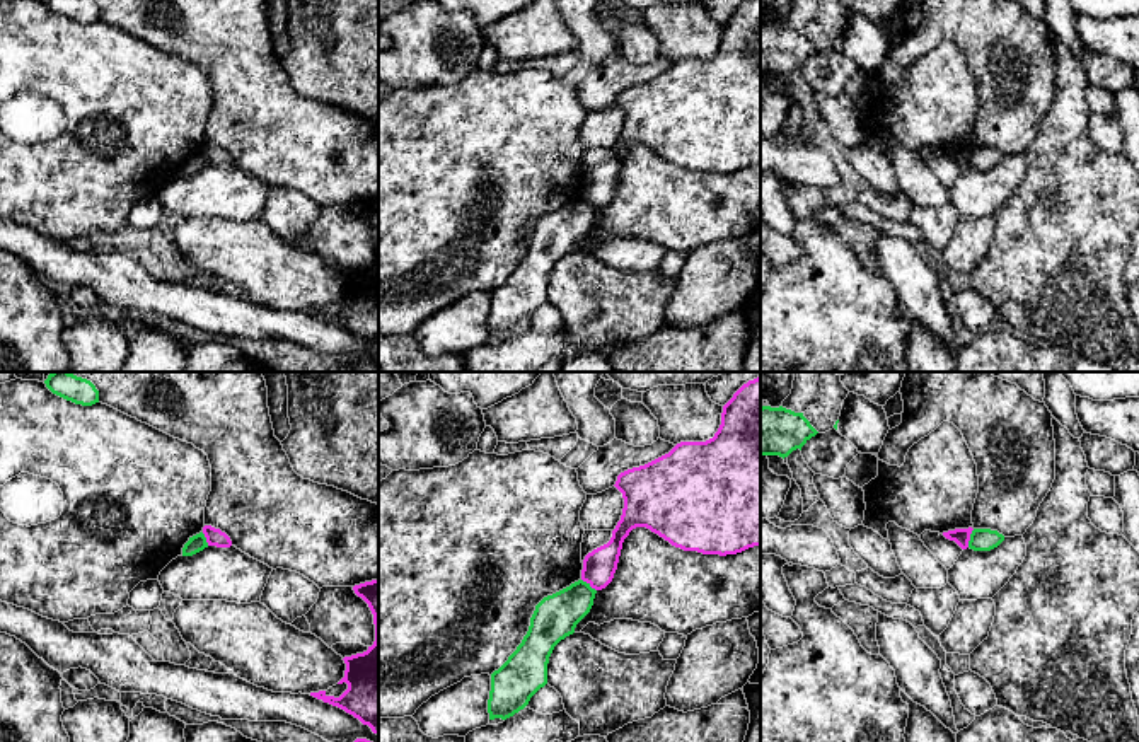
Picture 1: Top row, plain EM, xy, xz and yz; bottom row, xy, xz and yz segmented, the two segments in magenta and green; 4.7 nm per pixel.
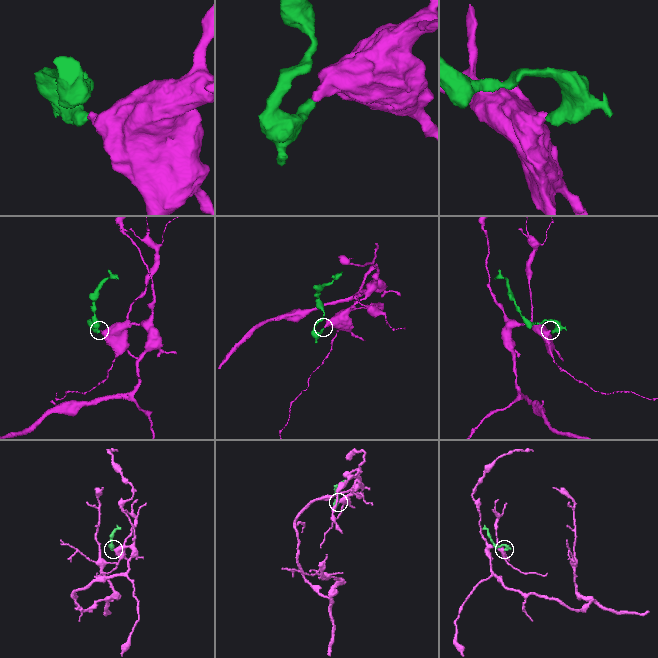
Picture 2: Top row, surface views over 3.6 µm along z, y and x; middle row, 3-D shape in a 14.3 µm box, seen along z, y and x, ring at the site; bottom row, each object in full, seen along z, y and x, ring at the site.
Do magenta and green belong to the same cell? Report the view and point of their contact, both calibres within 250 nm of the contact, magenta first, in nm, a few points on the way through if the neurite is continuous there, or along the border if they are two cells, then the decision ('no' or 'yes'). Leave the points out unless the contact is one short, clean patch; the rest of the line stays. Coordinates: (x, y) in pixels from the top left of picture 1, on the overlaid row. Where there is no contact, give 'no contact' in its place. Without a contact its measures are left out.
meets magenta in yz at (969, 538); 80 nm thick on the magenta side, 110 nm on the other; border along yz (974, 529), (967, 546); no

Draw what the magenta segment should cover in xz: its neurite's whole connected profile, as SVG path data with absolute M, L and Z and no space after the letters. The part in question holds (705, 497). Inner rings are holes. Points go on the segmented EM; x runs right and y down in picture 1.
M760 377L743 384L723 406L721 425L706 442L680 442L668 454L617 476L614 484L624 498L621 520L607 544L583 559L581 580L592 588L605 588L617 570L624 539L636 527L646 527L672 546L702 554L737 554L760 546Z

